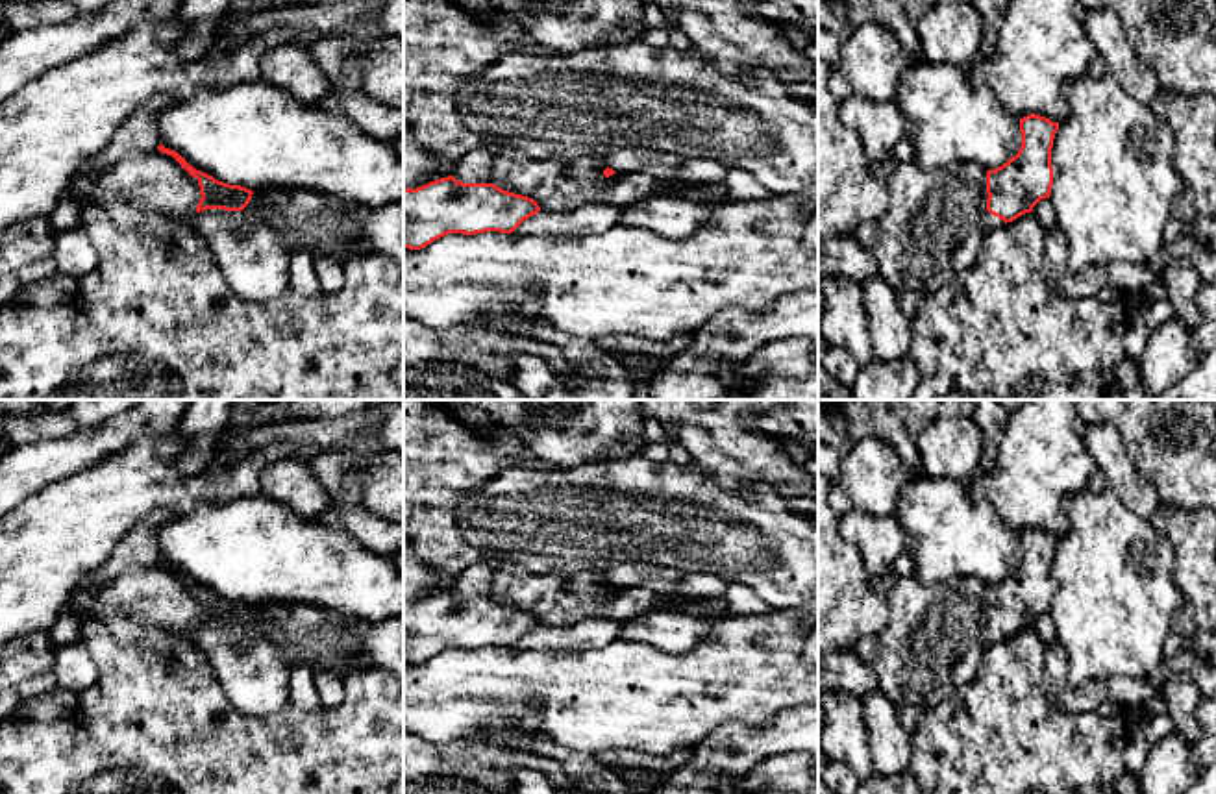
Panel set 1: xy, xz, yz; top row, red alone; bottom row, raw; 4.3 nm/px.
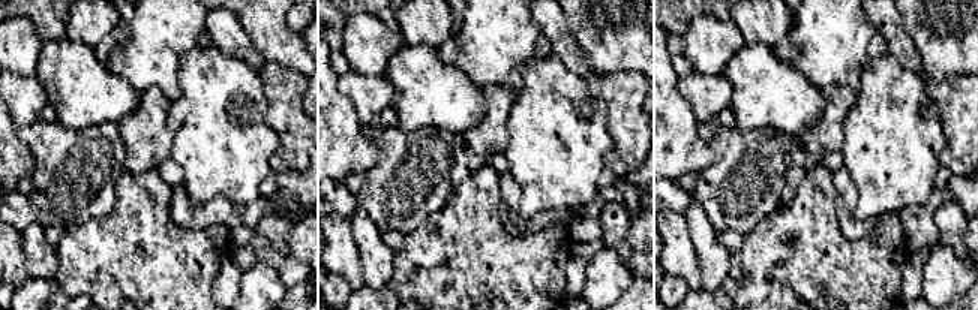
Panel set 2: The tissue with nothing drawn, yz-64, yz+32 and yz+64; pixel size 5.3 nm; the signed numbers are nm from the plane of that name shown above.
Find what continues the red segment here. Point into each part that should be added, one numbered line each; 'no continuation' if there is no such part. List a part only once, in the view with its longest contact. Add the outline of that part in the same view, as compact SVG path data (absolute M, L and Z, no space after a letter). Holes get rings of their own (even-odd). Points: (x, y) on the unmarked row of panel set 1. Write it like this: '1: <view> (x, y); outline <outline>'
1: xy (256, 680); outline M205 624L194 631L230 701L241 713L270 718L289 701L291 666L244 626Z

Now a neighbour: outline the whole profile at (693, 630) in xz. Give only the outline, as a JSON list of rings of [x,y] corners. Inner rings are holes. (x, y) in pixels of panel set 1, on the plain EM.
[[[655,611],[626,622],[618,639],[650,644],[668,653],[681,653],[696,648],[709,635],[713,622],[679,611]]]

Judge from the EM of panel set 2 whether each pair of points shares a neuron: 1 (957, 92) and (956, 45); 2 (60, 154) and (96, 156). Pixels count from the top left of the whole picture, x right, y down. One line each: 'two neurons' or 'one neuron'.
1: two neurons
2: one neuron

